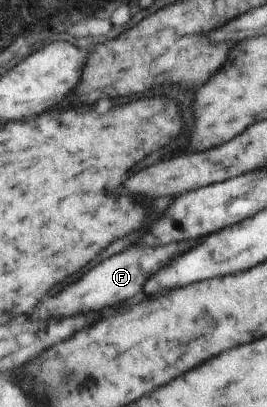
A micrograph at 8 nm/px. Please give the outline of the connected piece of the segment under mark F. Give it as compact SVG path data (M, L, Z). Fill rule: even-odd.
M180 241L180 243L160 245L160 247L138 247L138 245L128 247L126 251L100 261L96 267L86 271L76 283L70 283L58 295L44 299L44 303L40 303L40 307L36 307L36 311L32 311L32 317L46 319L52 315L74 315L74 313L84 313L84 311L100 311L104 307L112 307L120 301L132 299L136 295L140 297L144 281L150 275L154 275L158 269L168 265L174 257L188 251L188 247L192 247L194 243L196 241ZM156 265L158 265L158 269L156 269Z

